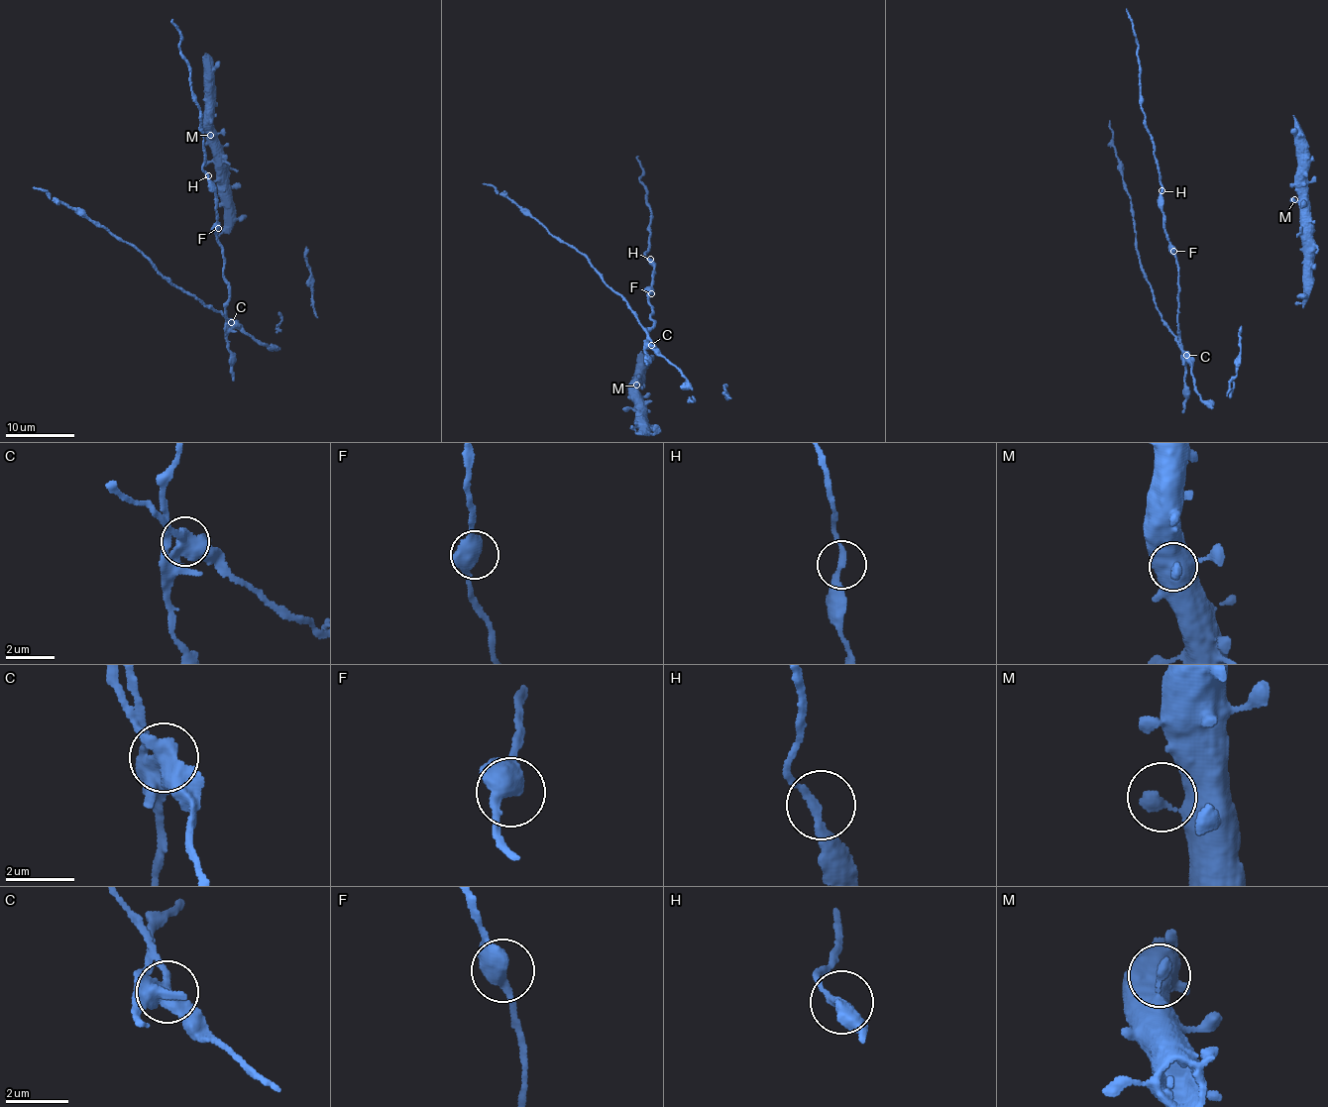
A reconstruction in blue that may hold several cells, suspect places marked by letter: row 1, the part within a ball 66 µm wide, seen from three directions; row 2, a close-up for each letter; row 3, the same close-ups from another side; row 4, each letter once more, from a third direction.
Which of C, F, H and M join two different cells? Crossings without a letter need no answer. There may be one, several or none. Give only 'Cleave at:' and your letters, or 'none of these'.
Cleave at: C

